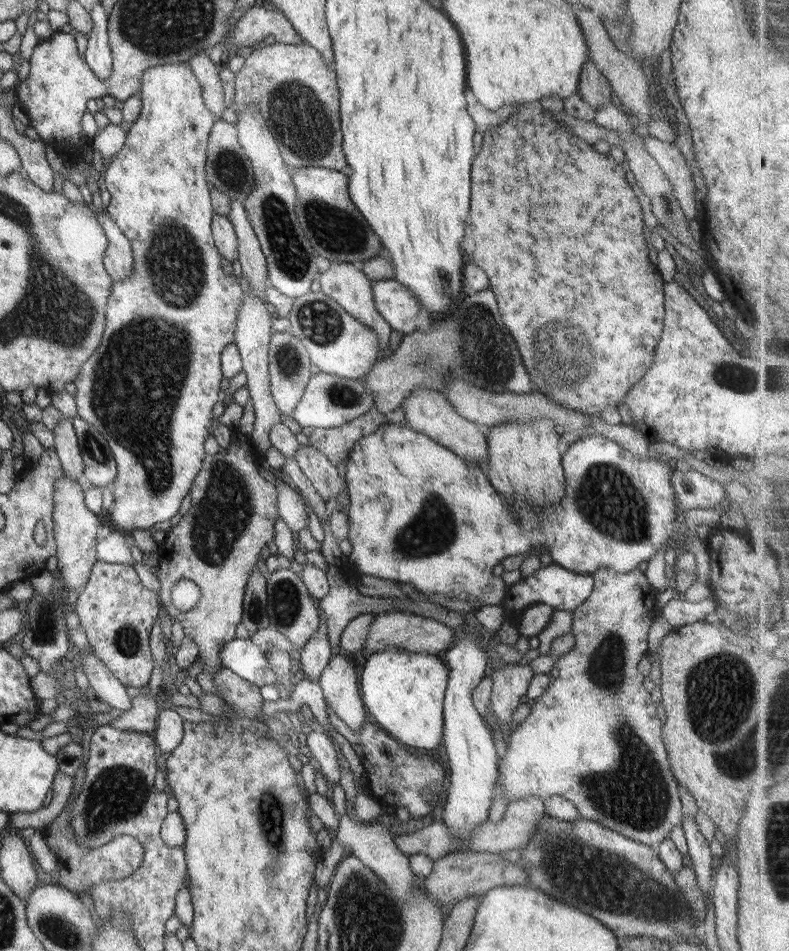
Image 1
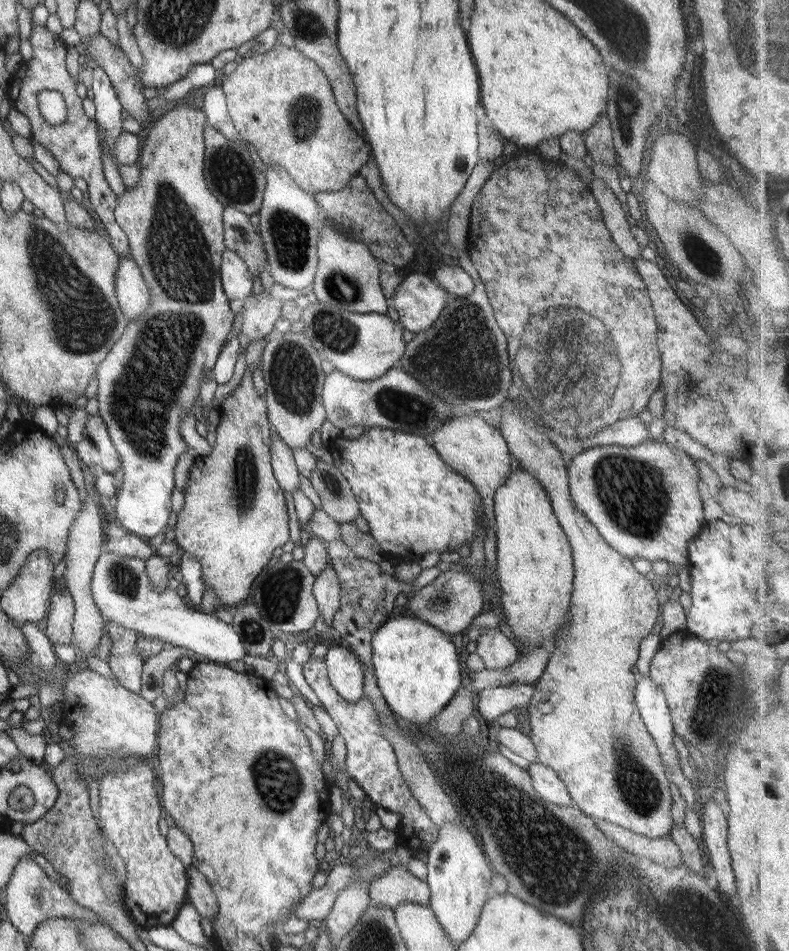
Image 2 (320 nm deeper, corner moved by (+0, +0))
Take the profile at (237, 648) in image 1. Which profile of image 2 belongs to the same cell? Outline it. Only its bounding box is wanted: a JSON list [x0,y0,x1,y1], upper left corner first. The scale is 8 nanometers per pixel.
[88,550,246,665]

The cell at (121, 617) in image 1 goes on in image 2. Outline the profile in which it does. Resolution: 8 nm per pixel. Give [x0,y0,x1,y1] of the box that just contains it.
[105,622,144,695]

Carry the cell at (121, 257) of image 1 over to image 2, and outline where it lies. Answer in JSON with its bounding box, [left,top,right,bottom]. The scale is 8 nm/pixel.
[114,257,150,322]

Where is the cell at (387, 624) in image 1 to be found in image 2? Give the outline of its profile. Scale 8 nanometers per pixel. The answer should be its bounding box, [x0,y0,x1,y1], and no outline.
[407,571,483,636]

